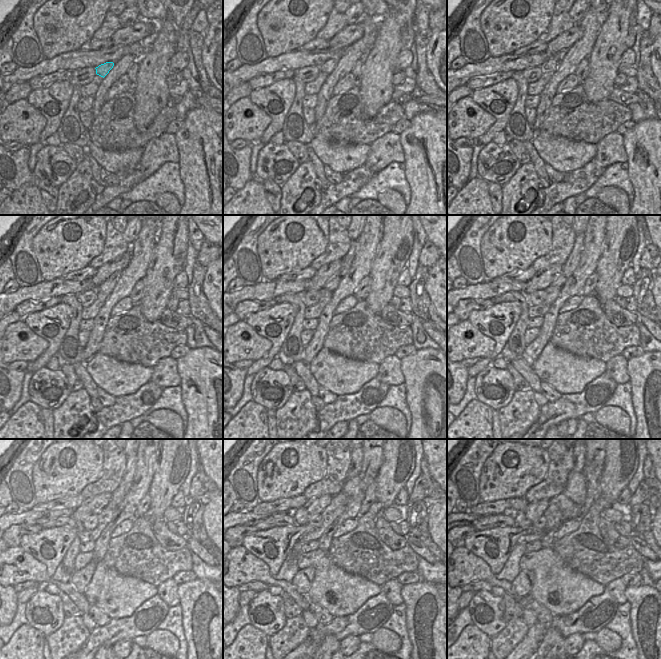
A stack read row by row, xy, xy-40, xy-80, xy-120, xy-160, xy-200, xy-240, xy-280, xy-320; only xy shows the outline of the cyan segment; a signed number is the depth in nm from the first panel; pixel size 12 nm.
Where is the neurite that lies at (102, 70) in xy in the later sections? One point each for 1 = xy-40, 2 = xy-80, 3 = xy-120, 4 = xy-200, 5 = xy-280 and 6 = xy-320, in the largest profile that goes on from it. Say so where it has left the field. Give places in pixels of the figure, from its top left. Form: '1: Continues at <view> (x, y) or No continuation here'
1: Continues at xy-40 (328, 67)
2: Continues at xy-80 (553, 62)
3: Continues at xy-120 (107, 286)
4: Continues at xy-200 (573, 259)
5: Continues at xy-280 (354, 469)
6: Continues at xy-320 (579, 459).

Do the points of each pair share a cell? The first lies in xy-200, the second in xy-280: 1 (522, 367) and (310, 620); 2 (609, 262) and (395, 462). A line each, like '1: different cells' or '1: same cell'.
1: different cells
2: same cell

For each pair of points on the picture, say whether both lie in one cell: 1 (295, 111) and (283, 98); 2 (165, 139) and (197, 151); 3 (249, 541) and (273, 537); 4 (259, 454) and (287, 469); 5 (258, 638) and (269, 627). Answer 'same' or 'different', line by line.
1: different
2: different
3: same
4: different
5: different

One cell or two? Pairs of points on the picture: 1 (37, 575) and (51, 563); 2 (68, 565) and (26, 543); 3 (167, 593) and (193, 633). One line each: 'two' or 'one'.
1: two
2: two
3: two

